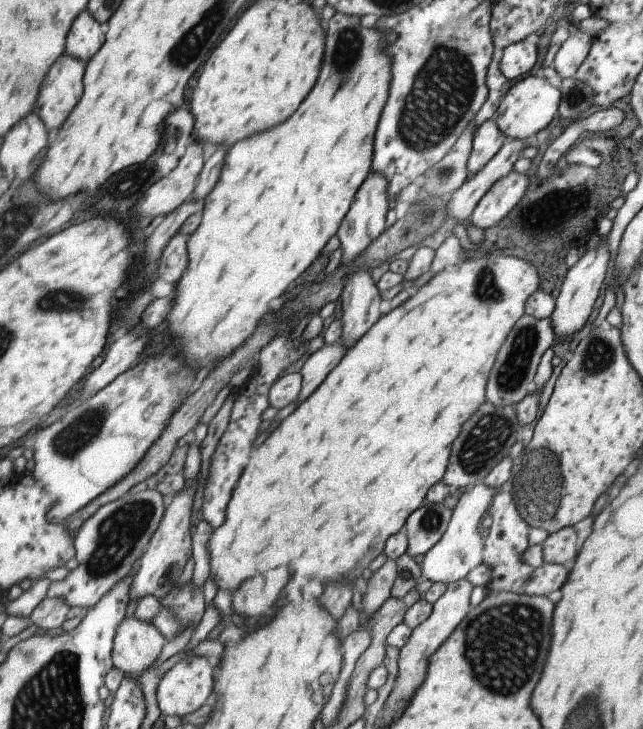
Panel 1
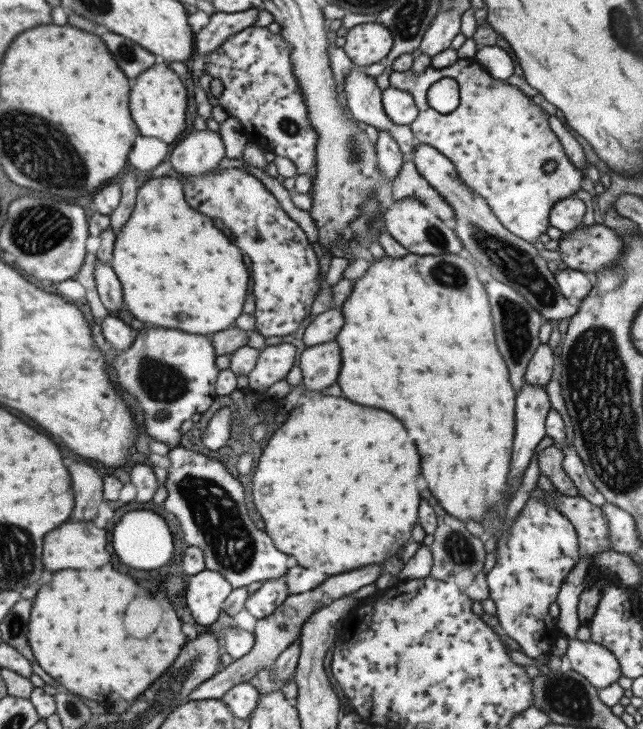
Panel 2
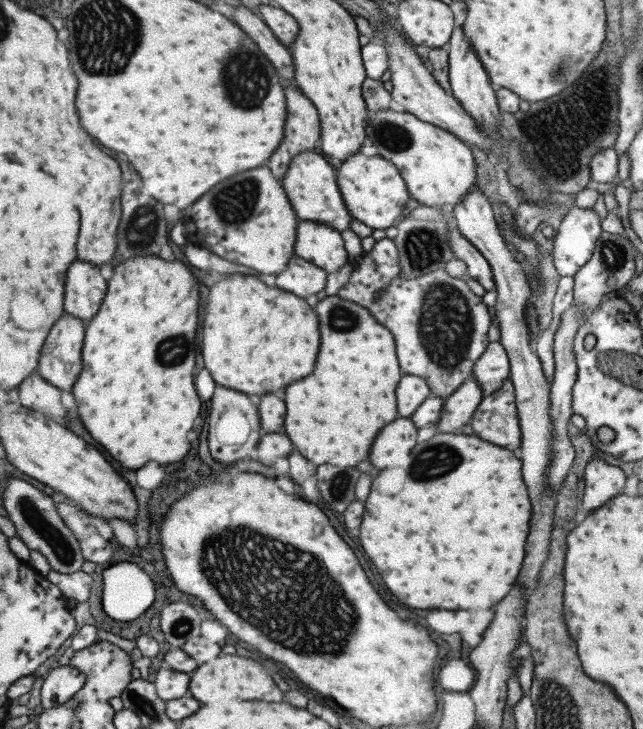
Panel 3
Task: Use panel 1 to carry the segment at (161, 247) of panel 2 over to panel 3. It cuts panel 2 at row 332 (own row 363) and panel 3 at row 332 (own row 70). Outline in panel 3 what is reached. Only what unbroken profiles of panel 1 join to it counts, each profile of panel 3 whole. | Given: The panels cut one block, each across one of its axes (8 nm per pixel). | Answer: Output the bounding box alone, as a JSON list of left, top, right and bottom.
[282,295,401,468]

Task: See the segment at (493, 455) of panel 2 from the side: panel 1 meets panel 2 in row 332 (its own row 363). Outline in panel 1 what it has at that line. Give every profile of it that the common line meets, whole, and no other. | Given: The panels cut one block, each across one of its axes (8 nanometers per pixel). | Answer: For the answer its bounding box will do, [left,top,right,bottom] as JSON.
[207,254,539,623]

